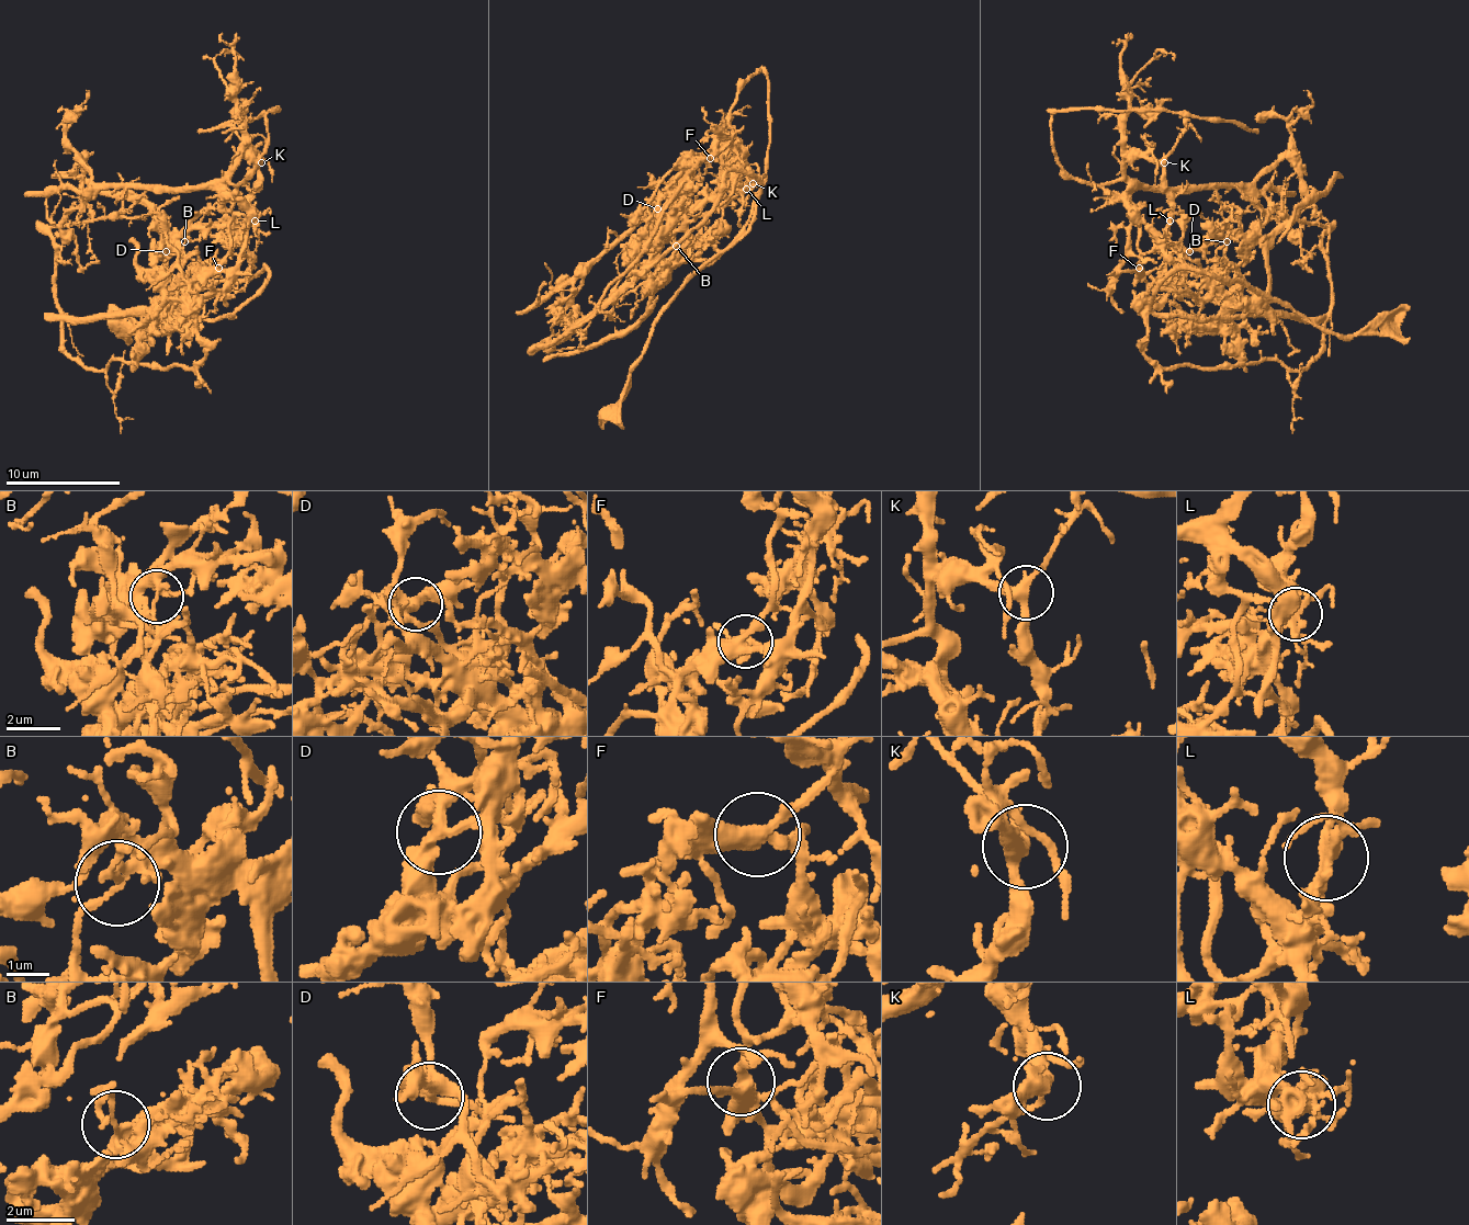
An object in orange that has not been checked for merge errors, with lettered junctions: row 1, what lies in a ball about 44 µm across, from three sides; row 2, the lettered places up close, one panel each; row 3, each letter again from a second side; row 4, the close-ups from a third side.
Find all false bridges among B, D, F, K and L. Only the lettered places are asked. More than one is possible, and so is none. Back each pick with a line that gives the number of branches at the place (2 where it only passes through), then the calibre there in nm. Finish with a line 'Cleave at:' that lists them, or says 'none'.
B: Branches: 4. Thickness 200 nm
D: Branches: 4. Thickness 320 nm
L: Branches: 6. Thickness 280 nm
Cleave at: B, D, L

